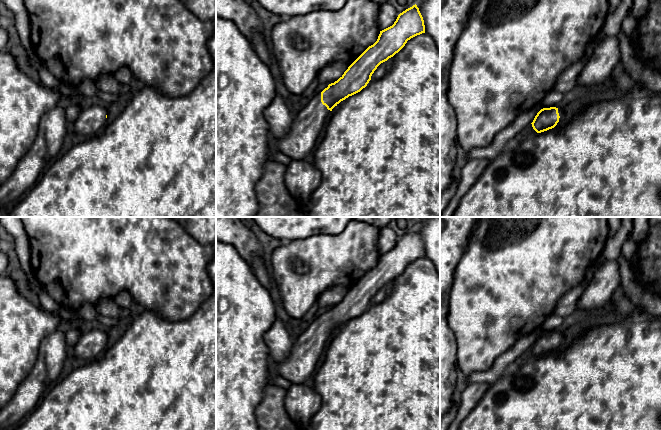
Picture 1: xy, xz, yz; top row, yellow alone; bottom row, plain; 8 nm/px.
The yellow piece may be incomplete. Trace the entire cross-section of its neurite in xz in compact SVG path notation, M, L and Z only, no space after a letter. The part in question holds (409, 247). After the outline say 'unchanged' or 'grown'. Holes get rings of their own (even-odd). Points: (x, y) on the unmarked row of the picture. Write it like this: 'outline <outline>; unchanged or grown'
outline M415 228L400 237L392 250L380 255L377 265L369 270L337 305L329 308L322 316L316 317L309 327L294 339L294 344L288 357L276 362L278 374L292 384L311 383L332 333L341 325L365 312L371 304L372 298L381 287L398 277L408 264L422 257L425 257L424 244Z; grown

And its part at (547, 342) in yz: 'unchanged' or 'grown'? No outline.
grown

